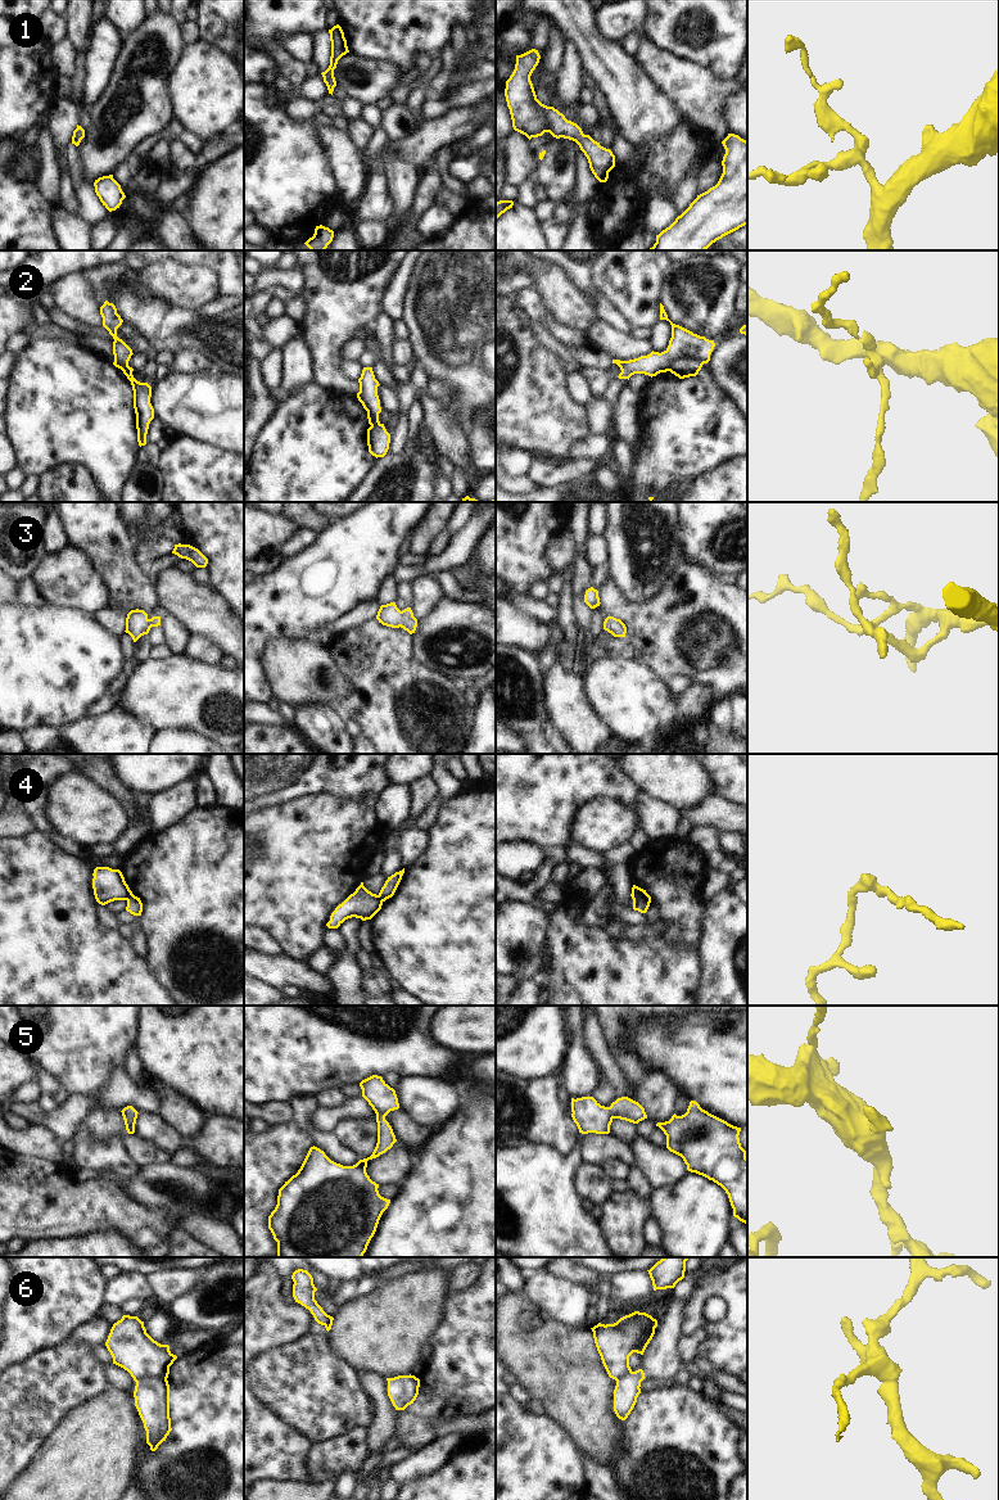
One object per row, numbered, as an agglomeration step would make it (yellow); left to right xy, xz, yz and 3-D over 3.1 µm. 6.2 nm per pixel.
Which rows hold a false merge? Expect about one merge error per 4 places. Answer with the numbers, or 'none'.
2, 4, 6

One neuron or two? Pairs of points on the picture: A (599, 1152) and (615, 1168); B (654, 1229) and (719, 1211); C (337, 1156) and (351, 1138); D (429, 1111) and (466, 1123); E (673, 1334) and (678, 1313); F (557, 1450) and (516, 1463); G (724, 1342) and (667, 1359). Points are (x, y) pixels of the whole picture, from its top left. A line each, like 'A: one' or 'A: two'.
A: two
B: two
C: two
D: two
E: one
F: one
G: two

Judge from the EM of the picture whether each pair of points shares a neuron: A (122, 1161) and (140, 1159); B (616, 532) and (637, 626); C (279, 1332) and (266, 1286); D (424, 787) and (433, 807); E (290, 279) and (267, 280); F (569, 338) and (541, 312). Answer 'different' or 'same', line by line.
A: different
B: different
C: same
D: different
E: same
F: same

